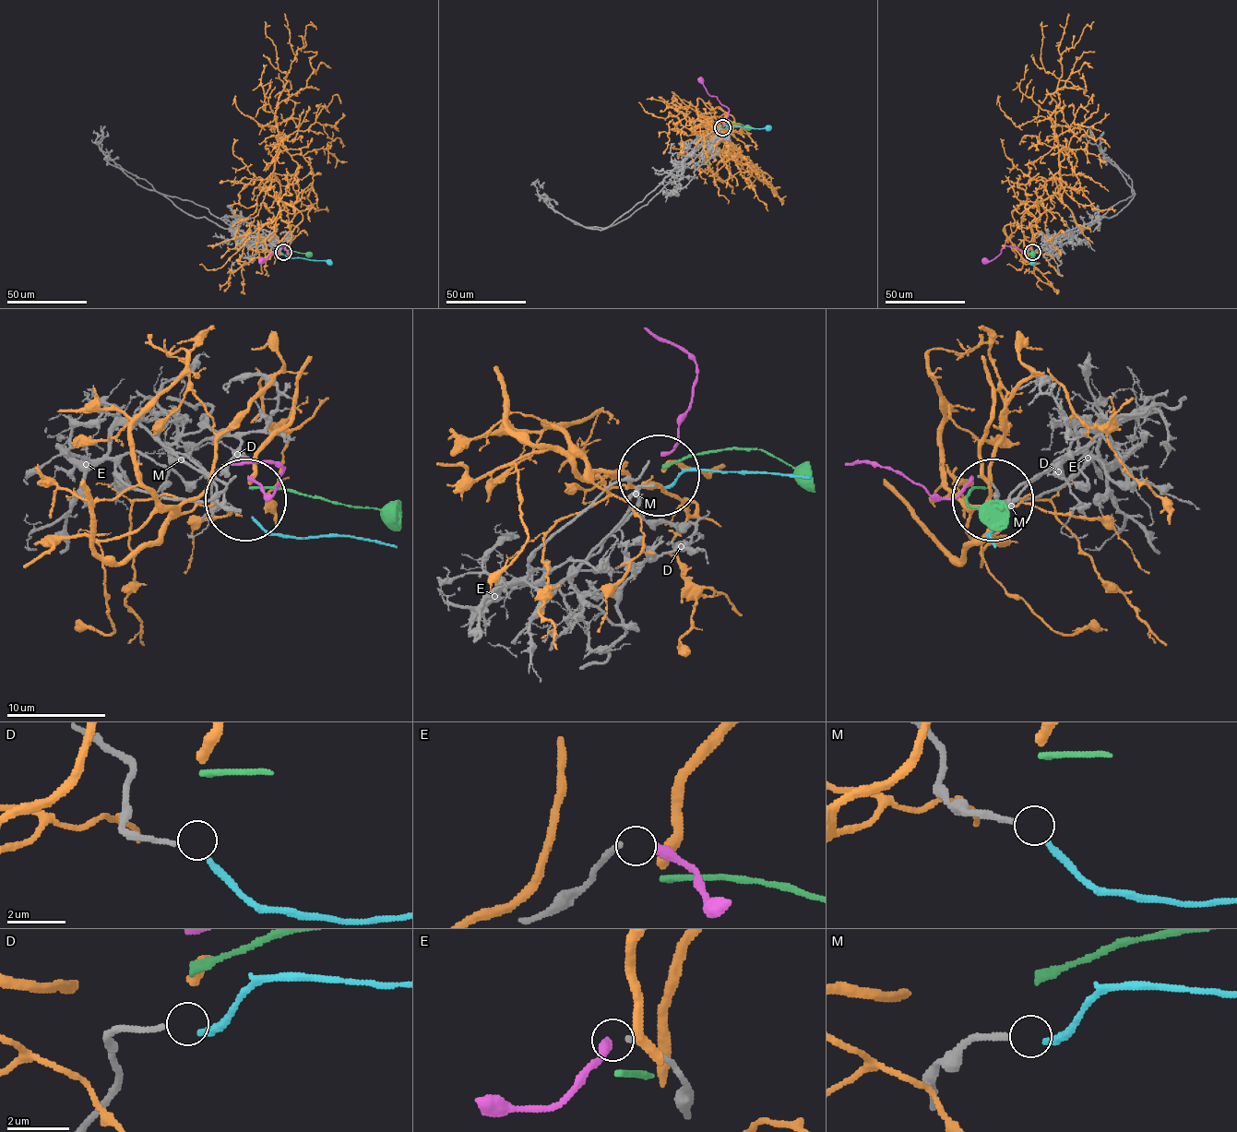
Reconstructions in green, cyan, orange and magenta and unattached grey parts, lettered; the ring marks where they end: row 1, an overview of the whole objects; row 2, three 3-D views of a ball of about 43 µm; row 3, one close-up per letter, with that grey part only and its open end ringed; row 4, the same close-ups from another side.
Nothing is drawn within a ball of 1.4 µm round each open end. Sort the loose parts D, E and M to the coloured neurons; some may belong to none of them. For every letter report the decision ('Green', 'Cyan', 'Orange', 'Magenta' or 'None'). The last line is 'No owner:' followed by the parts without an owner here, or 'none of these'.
D: None
E: Magenta
M: Cyan
No owner: D

